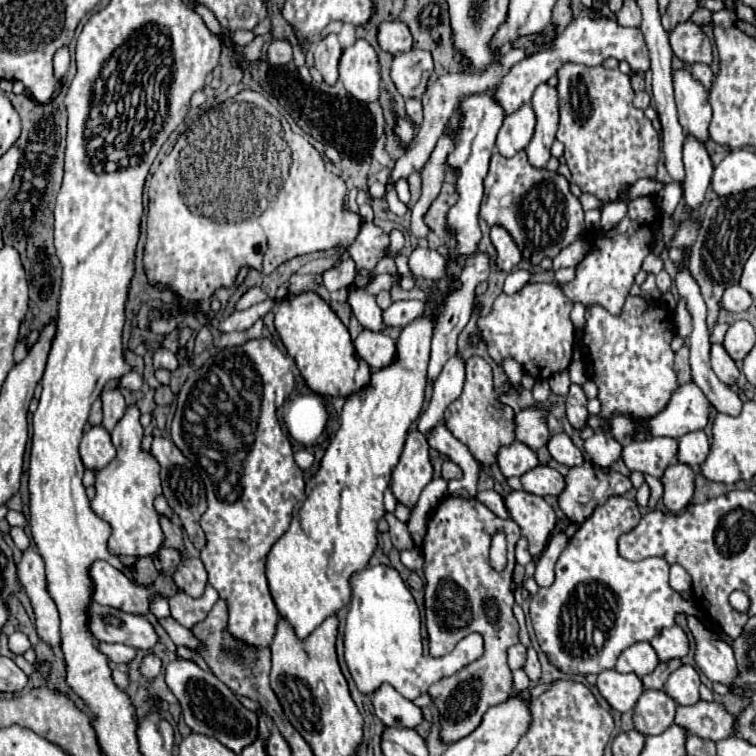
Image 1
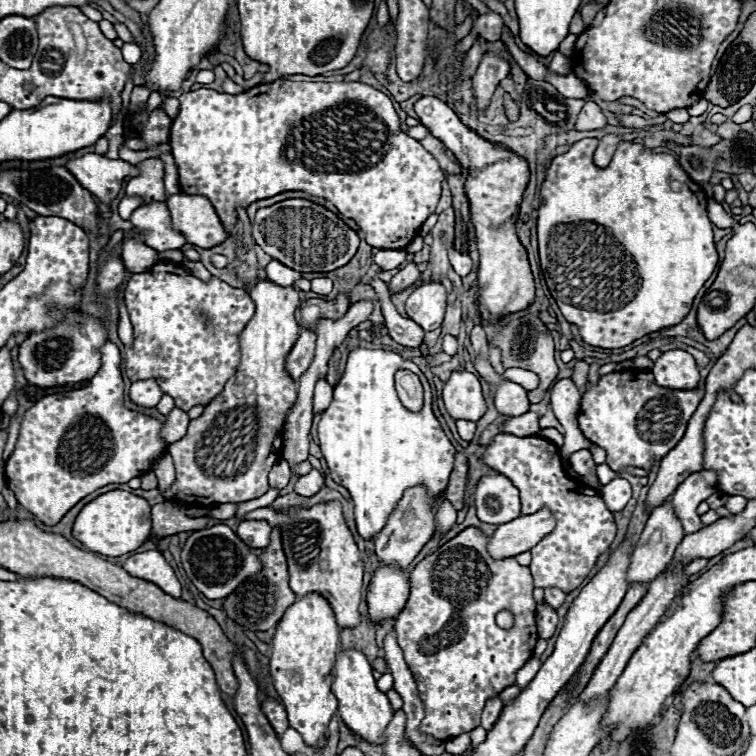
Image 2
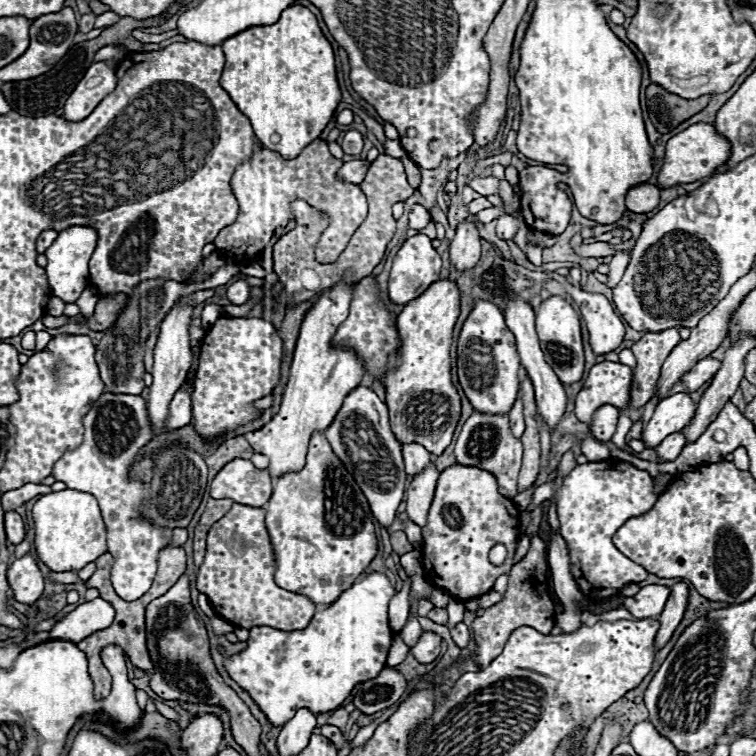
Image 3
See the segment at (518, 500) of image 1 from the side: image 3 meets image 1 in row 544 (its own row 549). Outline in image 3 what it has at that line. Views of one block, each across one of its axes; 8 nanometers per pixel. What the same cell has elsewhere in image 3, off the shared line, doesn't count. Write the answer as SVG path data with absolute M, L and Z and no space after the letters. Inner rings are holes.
M532 536L528 554L518 564L514 564L514 568L510 570L508 576L510 578L508 578L508 590L506 590L504 600L498 602L496 606L484 610L472 624L474 642L476 642L476 650L474 650L472 658L480 668L490 664L502 652L502 648L504 648L506 640L510 638L510 632L514 632L514 628L532 626L542 634L550 634L550 630L554 628L554 604L548 594L546 544L538 536Z

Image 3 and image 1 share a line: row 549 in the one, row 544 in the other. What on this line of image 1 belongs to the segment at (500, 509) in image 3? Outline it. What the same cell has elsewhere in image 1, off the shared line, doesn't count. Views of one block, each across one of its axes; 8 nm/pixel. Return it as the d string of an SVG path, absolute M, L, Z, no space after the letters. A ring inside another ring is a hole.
M448 496L438 504L426 524L422 552L426 560L426 630L430 654L450 654L470 632L480 632L484 636L484 654L480 660L472 662L458 674L436 682L428 690L440 712L442 740L448 744L468 736L480 724L490 706L496 706L512 696L512 672L506 662L506 650L518 642L518 624L512 614L512 576L516 566L514 548L518 538L518 524L514 520L494 516L494 512L478 498ZM498 532L504 532L508 542L508 566L504 572L492 570L488 562L490 542Z

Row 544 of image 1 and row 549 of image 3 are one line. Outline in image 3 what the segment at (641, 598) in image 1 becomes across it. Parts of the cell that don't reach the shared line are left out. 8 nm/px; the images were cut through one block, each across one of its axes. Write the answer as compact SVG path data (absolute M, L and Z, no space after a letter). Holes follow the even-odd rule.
M616 458L580 464L564 478L556 496L560 534L568 546L570 572L586 598L598 602L610 600L630 582L646 580L648 572L618 552L618 548L612 546L612 536L626 520L648 512L656 500L658 494L654 492L652 476Z

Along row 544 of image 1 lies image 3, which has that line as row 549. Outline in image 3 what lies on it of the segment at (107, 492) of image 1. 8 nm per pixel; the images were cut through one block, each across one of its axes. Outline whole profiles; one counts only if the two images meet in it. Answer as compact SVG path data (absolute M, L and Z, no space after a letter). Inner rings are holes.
M104 392L84 416L84 440L78 448L66 450L54 464L52 476L64 482L66 488L92 494L102 510L108 530L108 552L114 556L112 586L124 600L138 600L148 592L156 576L156 556L168 544L172 530L156 528L138 512L148 484L128 478L128 468L134 464L136 452L146 446L154 432L150 430L146 400L142 396L118 396Z

